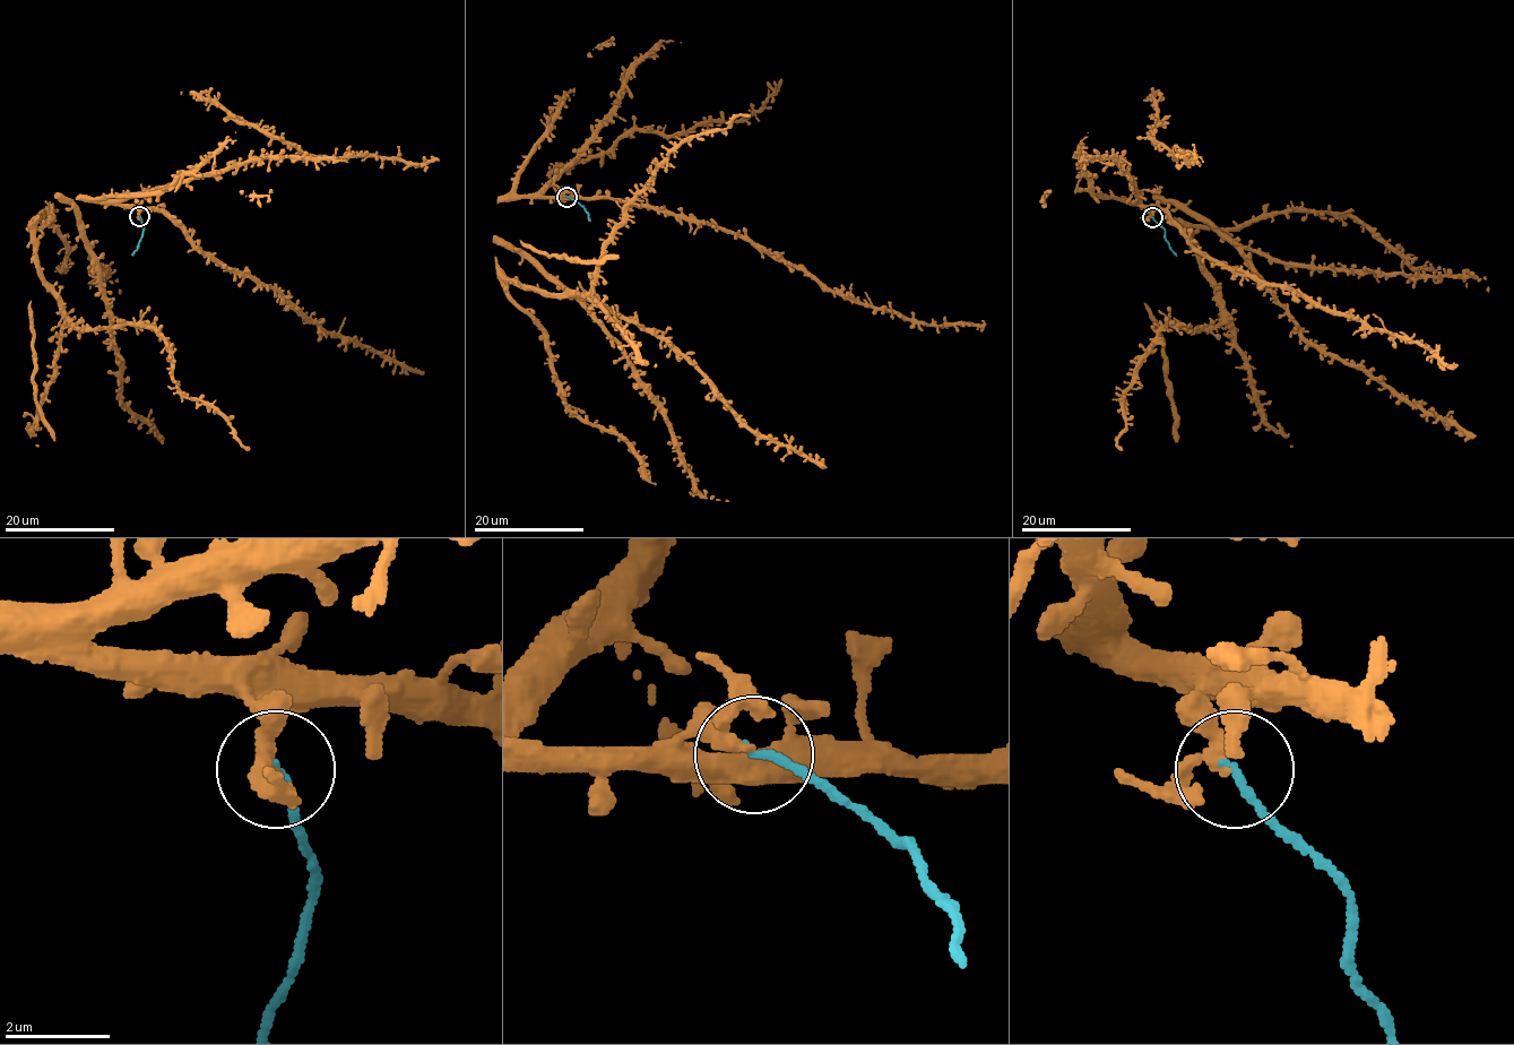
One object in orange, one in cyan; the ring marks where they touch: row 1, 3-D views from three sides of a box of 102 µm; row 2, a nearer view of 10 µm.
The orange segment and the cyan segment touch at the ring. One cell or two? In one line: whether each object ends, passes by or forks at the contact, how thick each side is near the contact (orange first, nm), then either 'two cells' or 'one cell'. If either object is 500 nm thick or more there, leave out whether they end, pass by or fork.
orange passes by; cyan ends there; 200 nm thick on the orange side, 150 nm on the other; two cells

